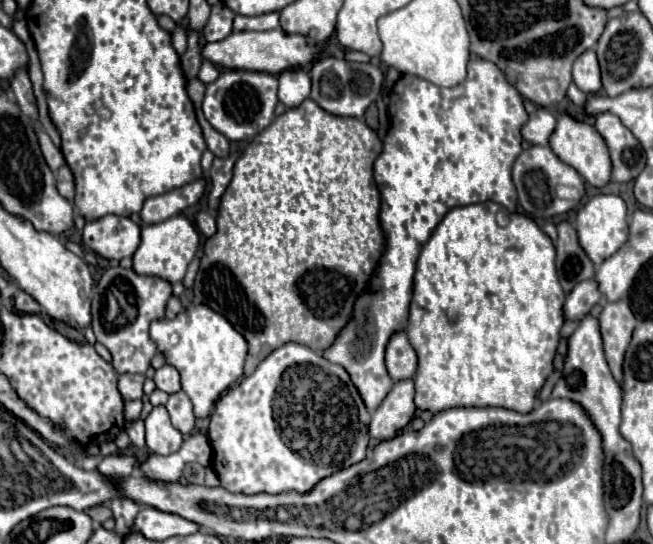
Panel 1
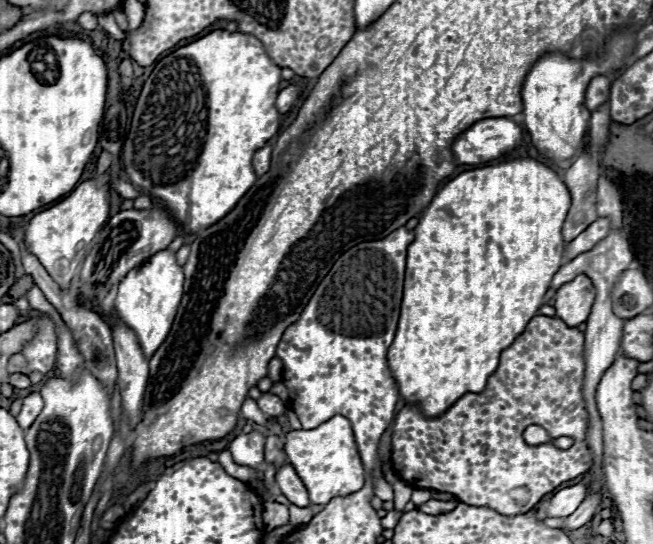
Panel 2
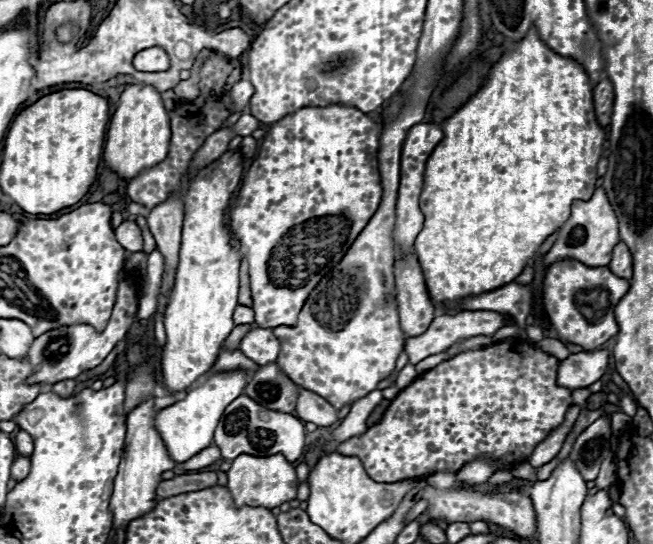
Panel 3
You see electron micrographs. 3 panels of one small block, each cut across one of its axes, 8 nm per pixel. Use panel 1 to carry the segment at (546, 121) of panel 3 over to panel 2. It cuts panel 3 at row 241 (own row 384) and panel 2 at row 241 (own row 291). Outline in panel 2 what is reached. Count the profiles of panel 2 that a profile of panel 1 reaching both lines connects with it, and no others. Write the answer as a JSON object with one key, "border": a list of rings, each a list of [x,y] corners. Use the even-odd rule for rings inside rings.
{"border":[[[510,158],[510,160],[502,160],[494,166],[462,172],[454,180],[450,180],[432,198],[430,206],[426,208],[424,216],[420,218],[420,222],[416,226],[416,238],[408,246],[404,300],[402,300],[398,330],[396,330],[392,346],[388,348],[388,368],[392,372],[392,378],[396,380],[398,394],[404,400],[404,404],[416,404],[426,418],[434,418],[434,416],[440,416],[442,412],[446,412],[456,400],[460,400],[462,394],[468,394],[468,392],[478,394],[486,388],[488,376],[492,376],[498,368],[500,354],[524,332],[526,324],[536,316],[538,308],[542,306],[542,298],[550,288],[554,272],[558,272],[558,268],[562,266],[562,258],[564,258],[562,224],[564,224],[568,208],[570,208],[570,192],[568,192],[566,184],[558,178],[558,174],[554,170],[550,170],[548,166],[544,166],[532,158]]]}

